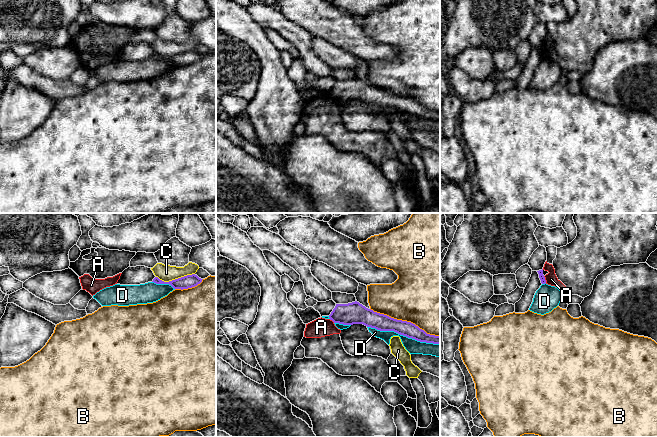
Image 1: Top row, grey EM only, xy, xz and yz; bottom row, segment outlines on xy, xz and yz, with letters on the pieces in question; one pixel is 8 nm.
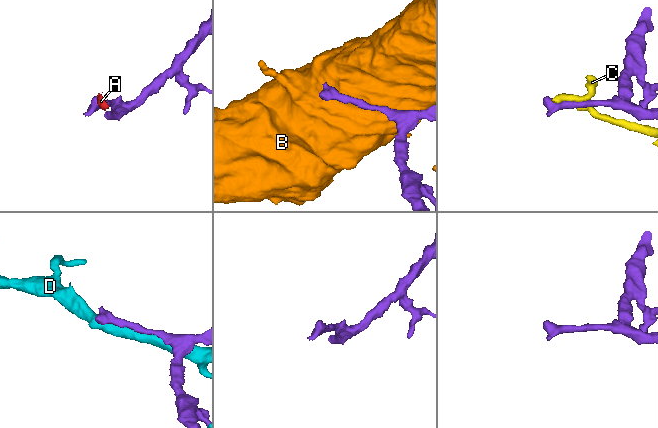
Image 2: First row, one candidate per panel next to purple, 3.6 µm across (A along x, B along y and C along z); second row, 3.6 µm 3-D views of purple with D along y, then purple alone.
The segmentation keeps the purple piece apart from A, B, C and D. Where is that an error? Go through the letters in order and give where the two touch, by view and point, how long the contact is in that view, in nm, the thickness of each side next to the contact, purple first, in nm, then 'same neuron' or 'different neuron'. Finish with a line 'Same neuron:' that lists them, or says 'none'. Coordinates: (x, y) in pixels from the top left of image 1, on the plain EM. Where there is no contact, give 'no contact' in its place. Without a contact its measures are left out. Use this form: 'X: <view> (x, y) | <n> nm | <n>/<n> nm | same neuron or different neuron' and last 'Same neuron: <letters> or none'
A: yz (544, 55) | 60 nm | 50/100 nm | different neuron
B: xz (405, 97) | 600 nm | 130/480 nm | different neuron
C: xy (175, 55) | 320 nm | 110/140 nm | different neuron
D: xz (403, 111) | 600 nm | 130/120 nm | different neuron
Same neuron: none

